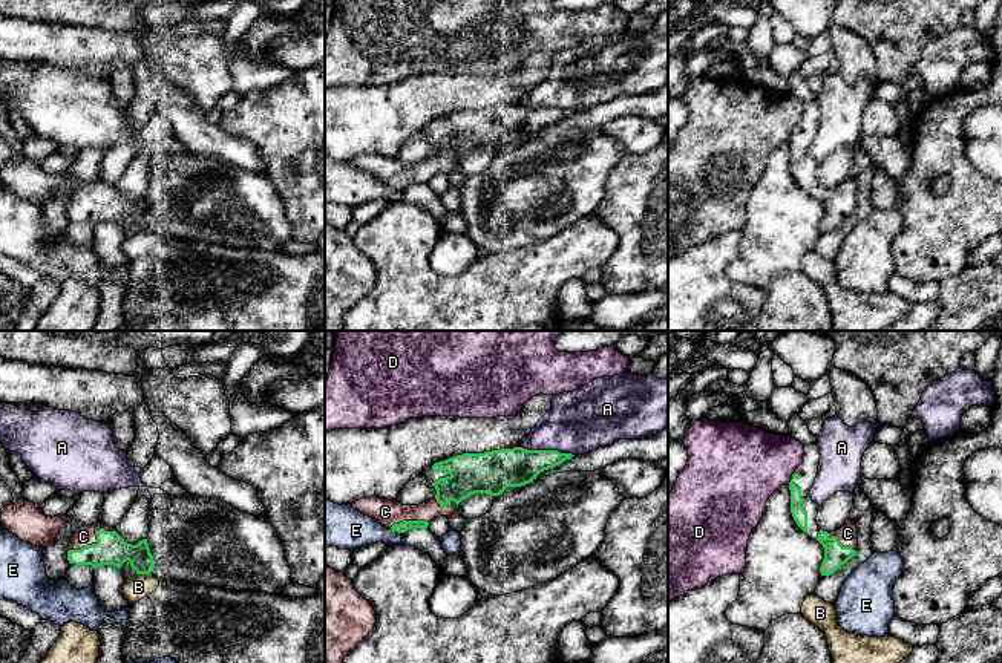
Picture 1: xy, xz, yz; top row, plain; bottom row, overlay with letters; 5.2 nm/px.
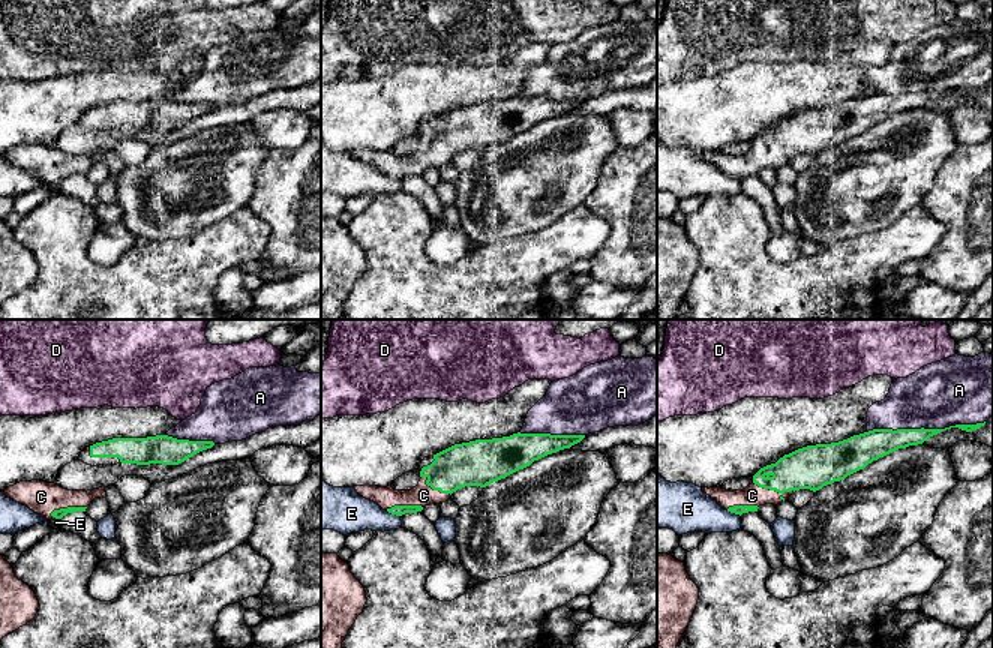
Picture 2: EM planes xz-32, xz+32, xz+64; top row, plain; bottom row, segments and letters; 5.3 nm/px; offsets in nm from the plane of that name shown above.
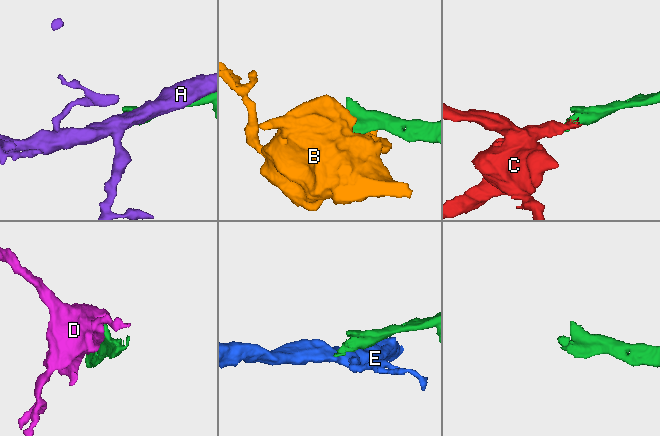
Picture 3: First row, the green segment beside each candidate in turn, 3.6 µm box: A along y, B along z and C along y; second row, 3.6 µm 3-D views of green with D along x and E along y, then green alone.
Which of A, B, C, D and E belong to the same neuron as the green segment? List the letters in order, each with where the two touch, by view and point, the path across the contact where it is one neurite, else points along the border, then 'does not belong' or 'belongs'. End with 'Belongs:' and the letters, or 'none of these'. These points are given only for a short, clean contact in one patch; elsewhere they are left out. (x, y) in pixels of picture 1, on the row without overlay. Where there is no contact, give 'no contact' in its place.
A: meets green in xz at (547, 107); does not belong
B: meets green in xy at (143, 230); does not belong
C: meets green in xy at (97, 196); runs through xy (111, 205), (97, 196), (86, 196), (83, 193); belongs
D: meets green in yz at (791, 137); border along yz (794, 130), (788, 141); does not belong
E: meets green in xz at (397, 189); border along xz (391, 186), (402, 190); does not belong
Belongs: C

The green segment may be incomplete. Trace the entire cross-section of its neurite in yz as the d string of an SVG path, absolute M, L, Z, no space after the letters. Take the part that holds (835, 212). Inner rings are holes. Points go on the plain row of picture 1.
M818 100L804 103L804 112L789 139L791 170L797 182L824 205L824 216L820 224L821 233L833 231L841 222L855 213L858 204L856 181L847 176L835 188L823 188L817 182L818 161L812 158L809 149L815 139L820 122Z

